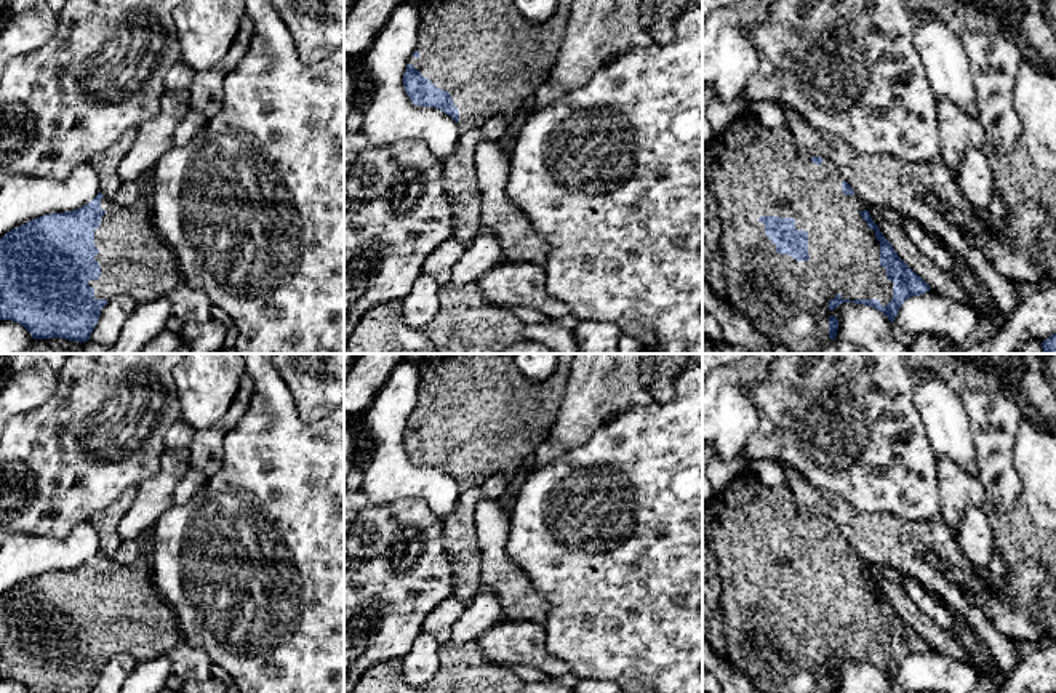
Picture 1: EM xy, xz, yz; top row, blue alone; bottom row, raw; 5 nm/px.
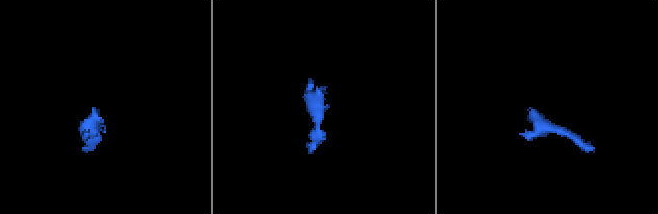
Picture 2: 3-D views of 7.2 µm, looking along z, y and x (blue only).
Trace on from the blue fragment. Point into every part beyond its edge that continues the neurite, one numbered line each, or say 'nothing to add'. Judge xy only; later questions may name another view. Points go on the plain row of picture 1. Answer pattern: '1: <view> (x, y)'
1: xy (135, 620)

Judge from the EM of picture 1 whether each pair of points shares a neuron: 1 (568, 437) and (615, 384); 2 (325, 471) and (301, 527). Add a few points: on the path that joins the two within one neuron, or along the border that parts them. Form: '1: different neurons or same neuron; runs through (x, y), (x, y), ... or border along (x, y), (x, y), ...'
1: same neuron; runs through (575, 424), (602, 397)
2: same neuron; runs through (324, 485), (324, 504), (316, 512)

